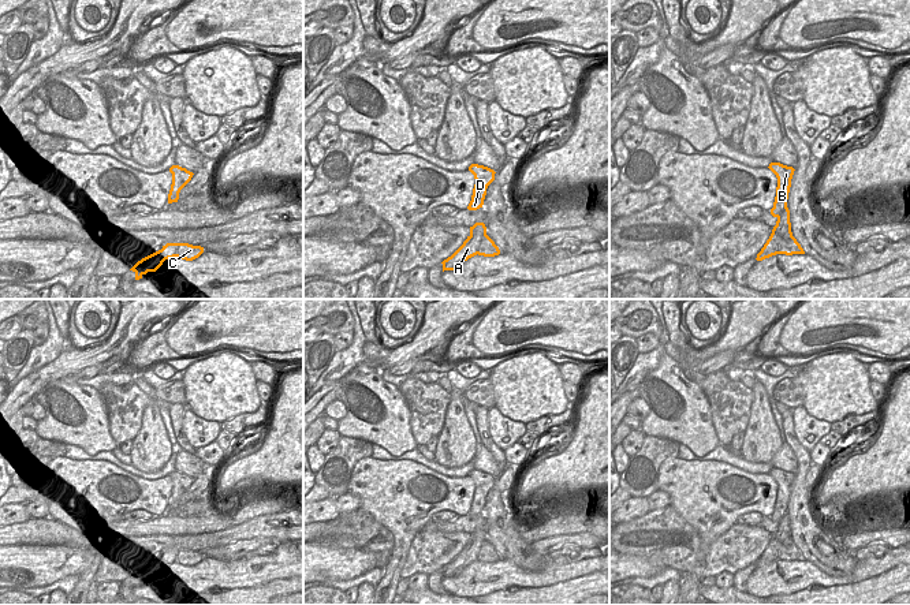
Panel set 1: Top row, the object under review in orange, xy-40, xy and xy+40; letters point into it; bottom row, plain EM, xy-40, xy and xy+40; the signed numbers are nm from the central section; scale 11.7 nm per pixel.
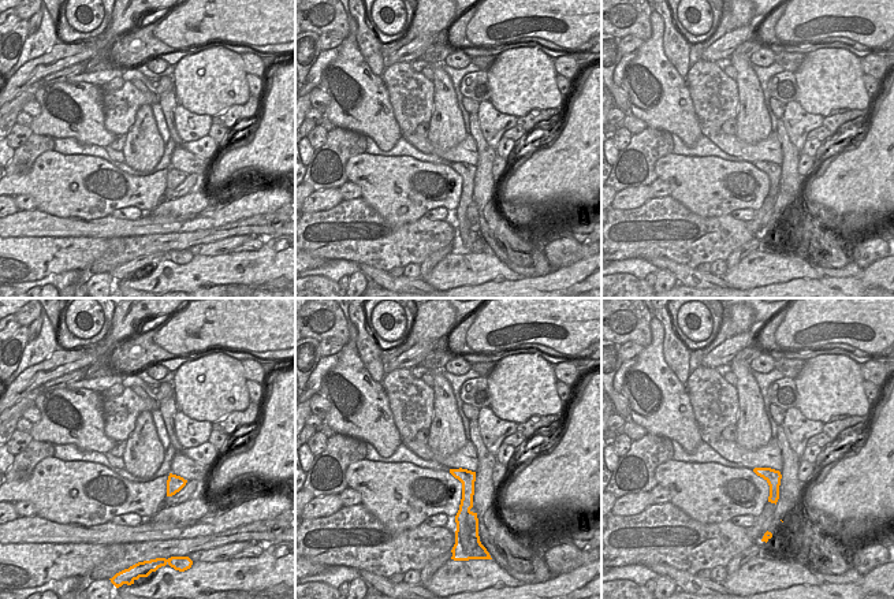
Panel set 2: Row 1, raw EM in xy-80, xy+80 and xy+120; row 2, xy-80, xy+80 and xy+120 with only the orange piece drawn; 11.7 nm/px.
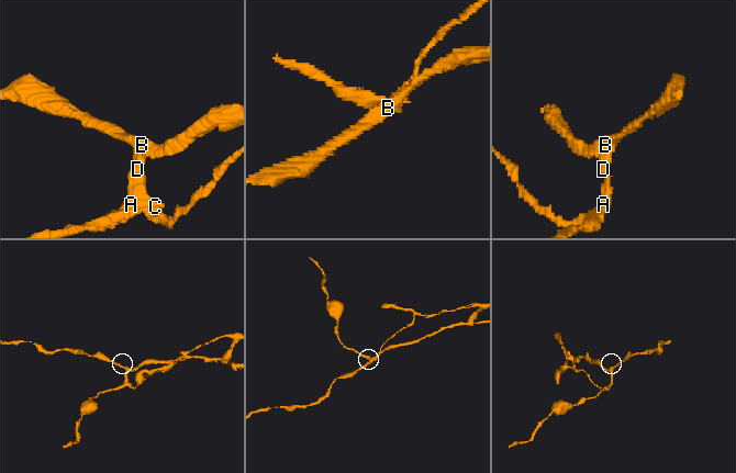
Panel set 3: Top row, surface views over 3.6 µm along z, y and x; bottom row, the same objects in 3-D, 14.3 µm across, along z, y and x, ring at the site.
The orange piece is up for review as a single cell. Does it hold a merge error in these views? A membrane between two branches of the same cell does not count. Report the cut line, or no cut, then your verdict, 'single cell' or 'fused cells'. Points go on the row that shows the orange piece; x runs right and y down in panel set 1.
xy+40 (786, 205), (778, 224), (778, 253) | fused cells

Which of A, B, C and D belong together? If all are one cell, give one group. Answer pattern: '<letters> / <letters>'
A / B C D

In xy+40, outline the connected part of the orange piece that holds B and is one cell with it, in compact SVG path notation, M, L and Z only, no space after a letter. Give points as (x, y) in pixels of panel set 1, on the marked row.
M771 163L768 167L777 178L776 197L771 214L780 219L780 213L787 206L788 193L791 187L791 179L794 175L794 168L783 165L780 163Z

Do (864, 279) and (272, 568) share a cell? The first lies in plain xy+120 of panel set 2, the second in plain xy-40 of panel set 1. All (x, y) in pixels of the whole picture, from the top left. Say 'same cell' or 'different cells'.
different cells

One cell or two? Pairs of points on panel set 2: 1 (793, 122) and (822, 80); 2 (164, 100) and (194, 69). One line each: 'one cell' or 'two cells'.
1: two cells
2: two cells

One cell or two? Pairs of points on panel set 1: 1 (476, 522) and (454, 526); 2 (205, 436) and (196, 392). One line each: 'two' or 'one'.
1: one
2: two

